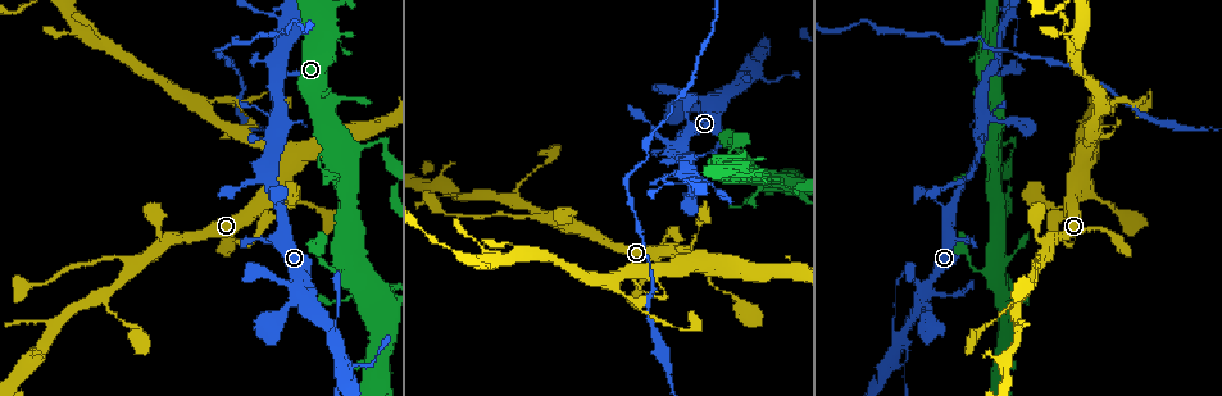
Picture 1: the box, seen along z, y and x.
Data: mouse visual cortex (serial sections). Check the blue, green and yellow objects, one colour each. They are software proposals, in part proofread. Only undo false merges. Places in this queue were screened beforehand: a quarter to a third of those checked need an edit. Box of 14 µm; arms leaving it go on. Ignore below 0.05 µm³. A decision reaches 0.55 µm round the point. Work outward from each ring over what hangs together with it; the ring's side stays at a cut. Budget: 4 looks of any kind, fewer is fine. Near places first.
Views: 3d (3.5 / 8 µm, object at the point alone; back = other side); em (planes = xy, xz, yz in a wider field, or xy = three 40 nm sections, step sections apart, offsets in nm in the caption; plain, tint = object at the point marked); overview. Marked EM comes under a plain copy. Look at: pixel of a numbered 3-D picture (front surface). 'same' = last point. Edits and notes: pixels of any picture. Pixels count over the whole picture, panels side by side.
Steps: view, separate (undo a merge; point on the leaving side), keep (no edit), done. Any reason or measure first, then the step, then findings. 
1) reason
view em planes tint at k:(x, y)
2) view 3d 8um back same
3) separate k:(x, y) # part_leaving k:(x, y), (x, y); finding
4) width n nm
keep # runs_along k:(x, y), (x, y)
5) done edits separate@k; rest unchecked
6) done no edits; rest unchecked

calibre changes
view 3d 3.5um at 1:(357, 147)

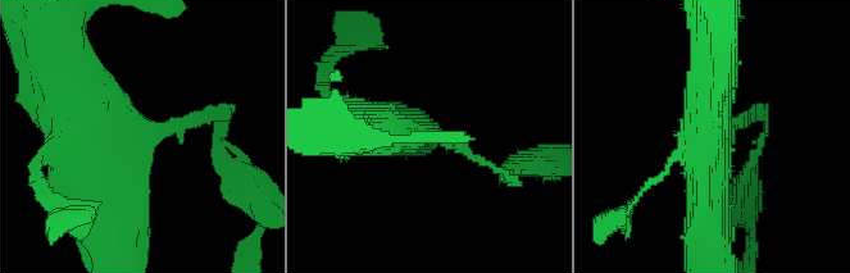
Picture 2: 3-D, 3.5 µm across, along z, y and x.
arm_widths 150, 600 nm
view em xy step 5 tint at 2:(142, 130)

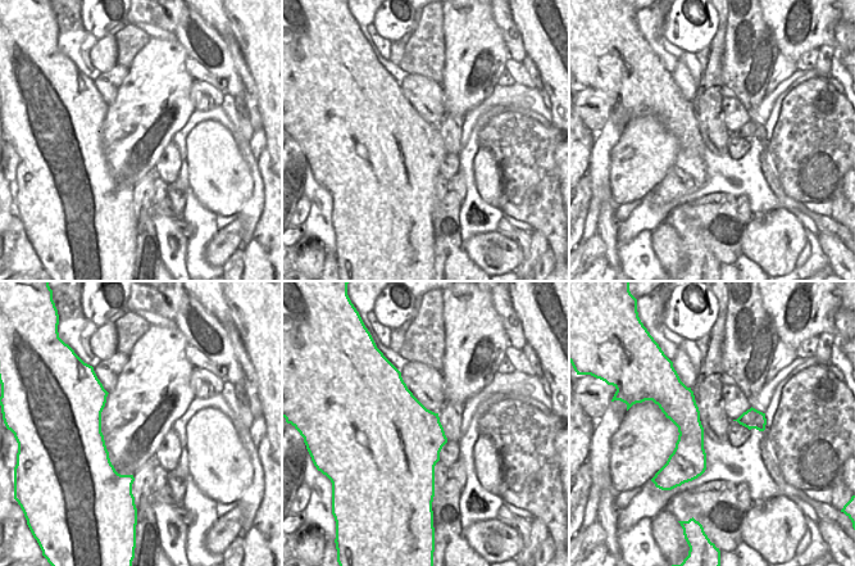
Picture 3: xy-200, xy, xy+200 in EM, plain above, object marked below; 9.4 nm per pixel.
separate 2:(208, 110) # part_leaving 2:(169, 128), (221, 117), (232, 172); a second cell is stuck on

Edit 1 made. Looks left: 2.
four arms meet
view em xy step 3 tint at 1:(339, 353)

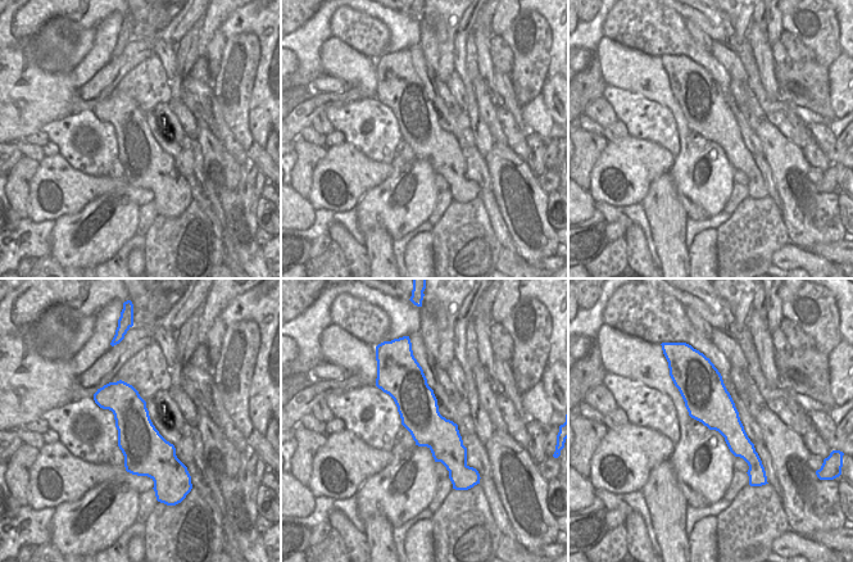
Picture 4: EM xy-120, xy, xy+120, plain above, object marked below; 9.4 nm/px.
wider look
view 3d 3.5um same

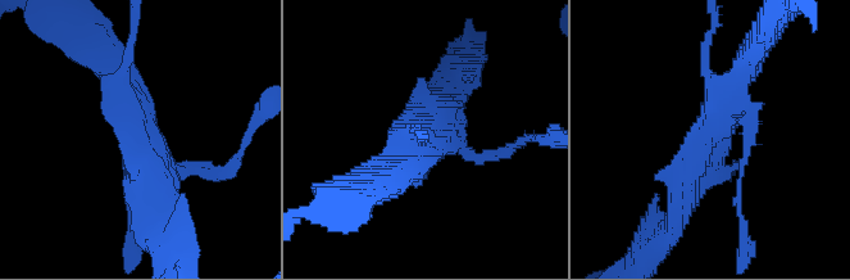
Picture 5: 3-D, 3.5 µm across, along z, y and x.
keep # runs_along 5:(744, 72), (685, 171), (681, 213); one cell here

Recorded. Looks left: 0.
done edits separate@2; rest unchecked

